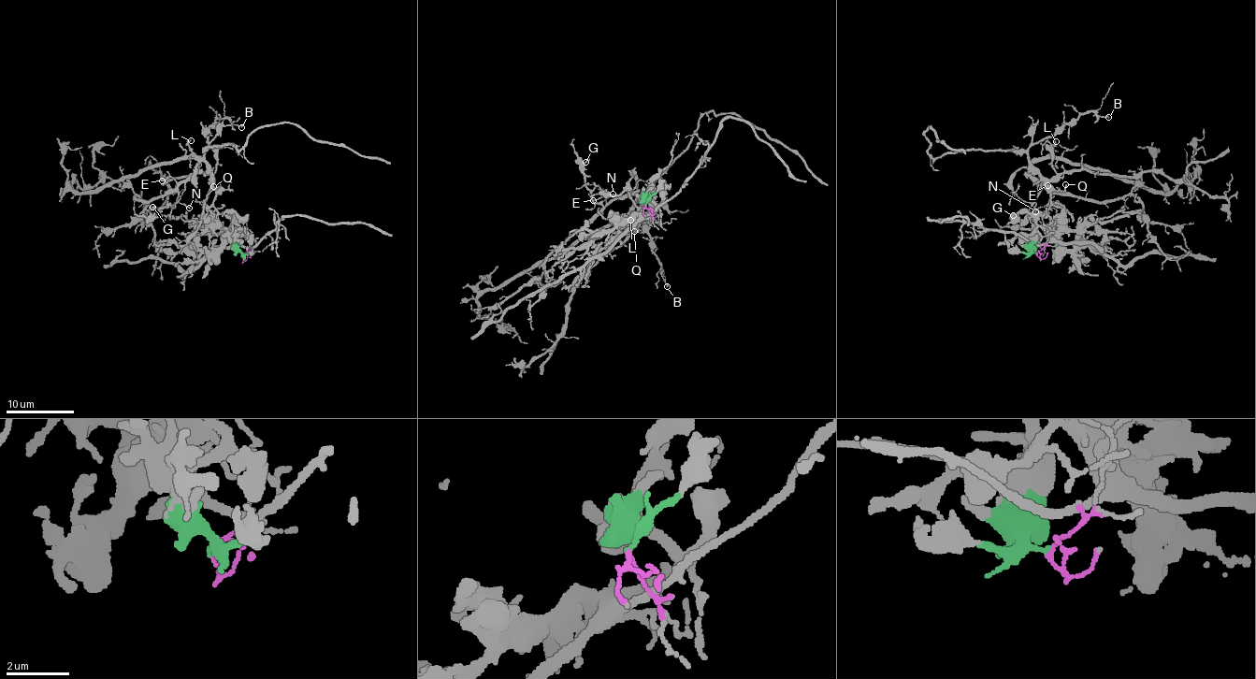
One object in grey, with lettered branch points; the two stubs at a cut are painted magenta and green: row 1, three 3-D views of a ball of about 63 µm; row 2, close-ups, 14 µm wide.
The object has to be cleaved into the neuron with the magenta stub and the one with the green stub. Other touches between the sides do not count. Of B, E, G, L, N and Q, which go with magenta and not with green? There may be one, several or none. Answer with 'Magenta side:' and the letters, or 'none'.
Magenta side: B, E, G, L, N, Q

